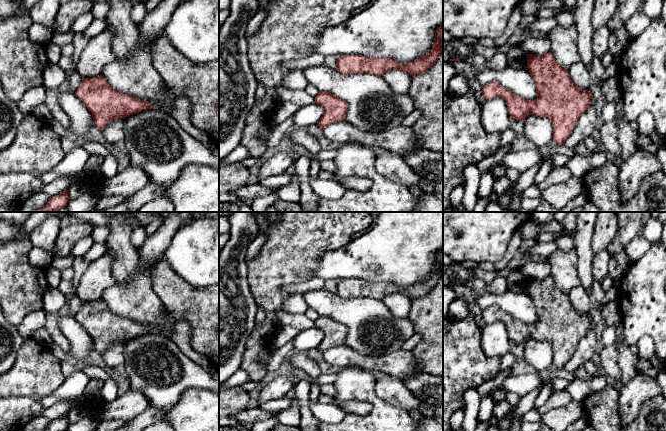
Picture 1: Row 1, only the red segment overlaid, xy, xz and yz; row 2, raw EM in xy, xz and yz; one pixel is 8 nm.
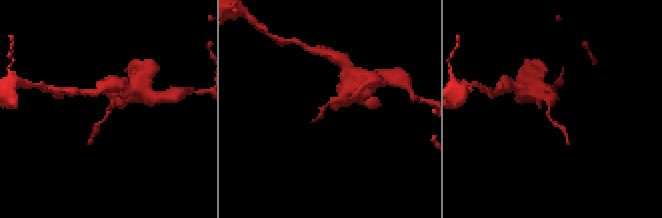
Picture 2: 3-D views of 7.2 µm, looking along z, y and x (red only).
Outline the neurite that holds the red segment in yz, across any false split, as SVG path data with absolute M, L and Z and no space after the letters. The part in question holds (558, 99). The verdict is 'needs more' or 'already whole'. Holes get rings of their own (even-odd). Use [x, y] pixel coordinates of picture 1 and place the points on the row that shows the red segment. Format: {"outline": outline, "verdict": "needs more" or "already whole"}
{"outline": "M551 52L544 55L526 54L526 56L529 74L535 81L537 89L536 100L524 99L512 93L497 81L492 81L482 86L483 97L484 99L503 98L507 104L510 117L517 120L525 120L529 114L549 118L553 124L553 142L557 145L562 145L571 135L579 117L590 106L593 94L590 89L582 90L575 86L568 70L562 68L555 61L555 57Z", "verdict": "already whole"}

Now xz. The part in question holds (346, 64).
{"outline": "M443 24L436 30L436 39L430 52L422 58L407 64L400 64L388 58L366 58L360 55L339 55L336 70L344 75L354 73L374 74L383 76L389 70L403 70L415 77L428 71L438 60L443 51L441 34Z", "verdict": "already whole"}

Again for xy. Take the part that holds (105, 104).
{"outline": "M102 75L83 78L75 95L90 110L94 124L101 132L112 120L154 108L148 101L115 91Z", "verdict": "already whole"}

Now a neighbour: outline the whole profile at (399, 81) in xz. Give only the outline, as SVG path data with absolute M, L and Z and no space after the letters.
M389 70L384 73L383 78L396 94L408 94L412 76L403 70Z

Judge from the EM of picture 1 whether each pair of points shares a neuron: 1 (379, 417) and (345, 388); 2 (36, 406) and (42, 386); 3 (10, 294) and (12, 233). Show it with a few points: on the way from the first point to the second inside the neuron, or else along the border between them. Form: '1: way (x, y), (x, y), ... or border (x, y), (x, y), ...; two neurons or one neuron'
1: way (379, 406), (361, 388), (356, 388); one neuron
2: border (15, 396), (29, 396), (39, 400); two neurons
3: border (22, 225), (21, 232), (10, 240); two neurons

